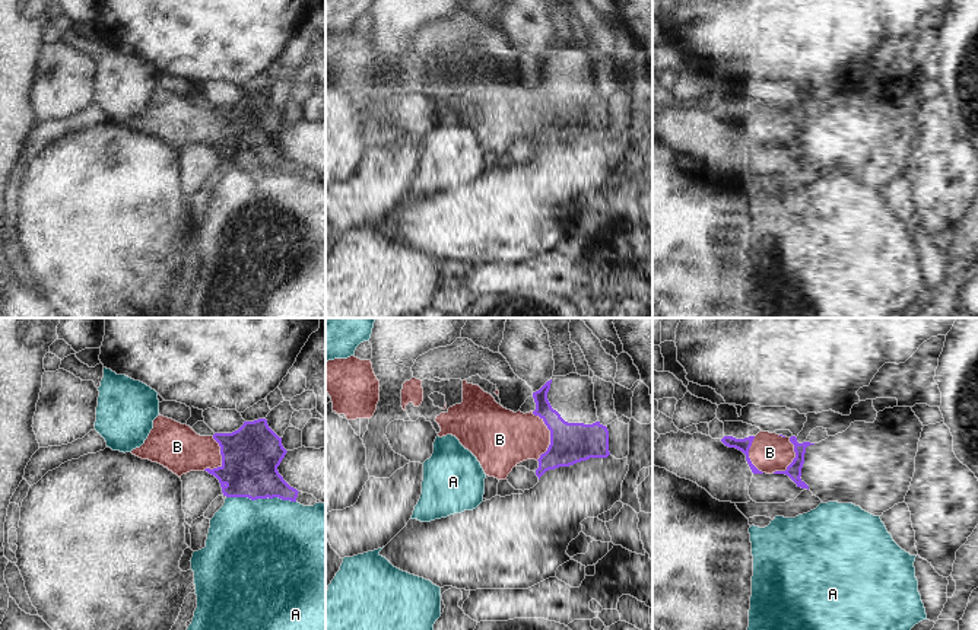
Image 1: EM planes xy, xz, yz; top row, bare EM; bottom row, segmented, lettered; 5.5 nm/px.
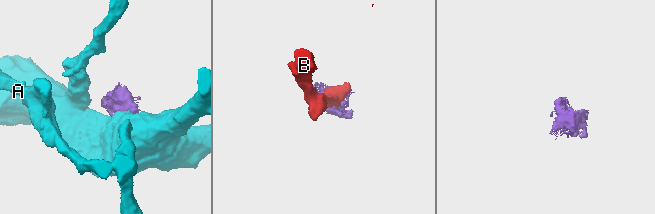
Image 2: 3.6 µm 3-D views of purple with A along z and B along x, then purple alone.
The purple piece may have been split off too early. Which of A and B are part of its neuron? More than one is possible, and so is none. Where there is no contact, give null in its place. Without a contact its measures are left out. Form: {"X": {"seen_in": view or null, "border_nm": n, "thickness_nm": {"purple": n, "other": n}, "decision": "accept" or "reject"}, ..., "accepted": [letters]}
{"A": {"seen_in": "xy", "border_nm": 380, "thickness_nm": {"purple": 320, "other": 500}, "decision": "reject"}, "B": {"seen_in": "xz", "border_nm": 280, "thickness_nm": {"purple": 220, "other": 300}, "decision": "accept"}, "accepted": ["B"]}

